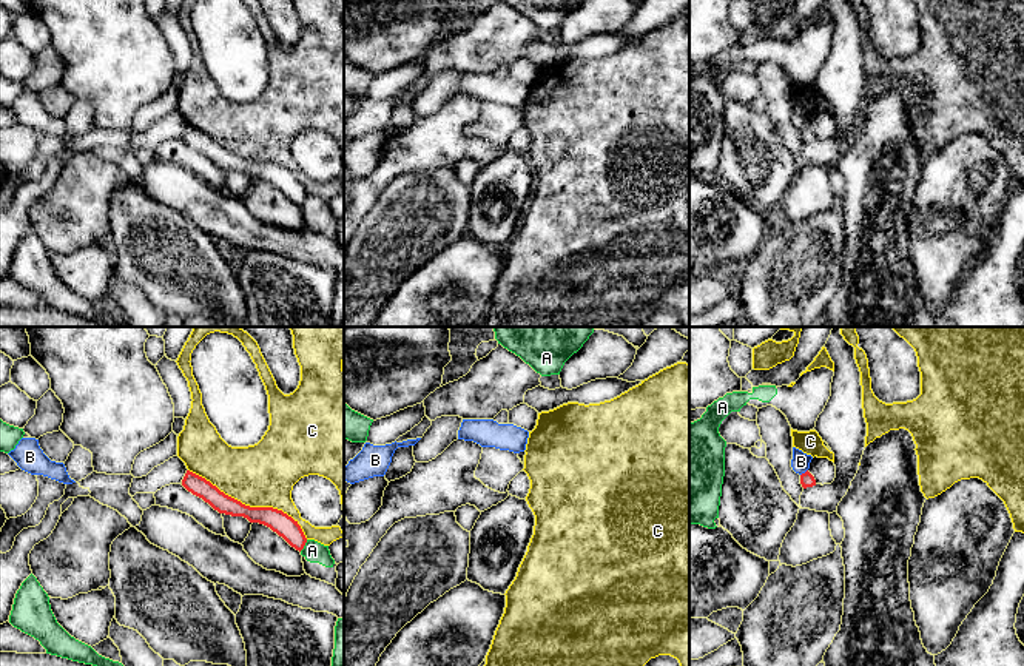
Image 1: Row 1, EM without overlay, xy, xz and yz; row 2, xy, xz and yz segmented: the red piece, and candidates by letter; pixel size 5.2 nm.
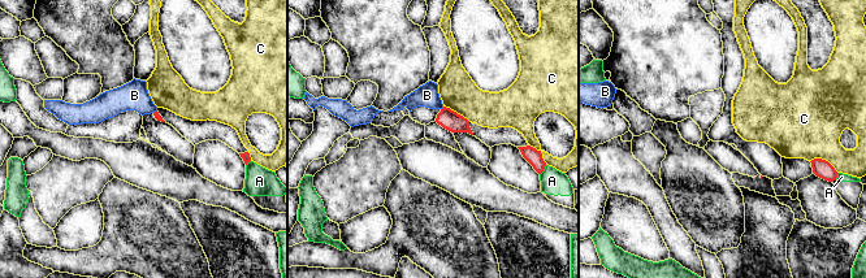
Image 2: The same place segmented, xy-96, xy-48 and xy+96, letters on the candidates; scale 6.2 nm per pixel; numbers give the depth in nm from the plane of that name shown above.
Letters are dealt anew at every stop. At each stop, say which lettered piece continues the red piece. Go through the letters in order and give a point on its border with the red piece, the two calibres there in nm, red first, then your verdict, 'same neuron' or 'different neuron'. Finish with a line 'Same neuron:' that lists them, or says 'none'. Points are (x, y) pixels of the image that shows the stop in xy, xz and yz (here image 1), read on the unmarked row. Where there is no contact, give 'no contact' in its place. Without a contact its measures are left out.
A: xy (304, 199) | 110/110 nm | different neuron
B: yz (805, 127) | 80/100 nm | different neuron
C: xy (249, 161) | 110/340 nm | different neuron
Same neuron: none

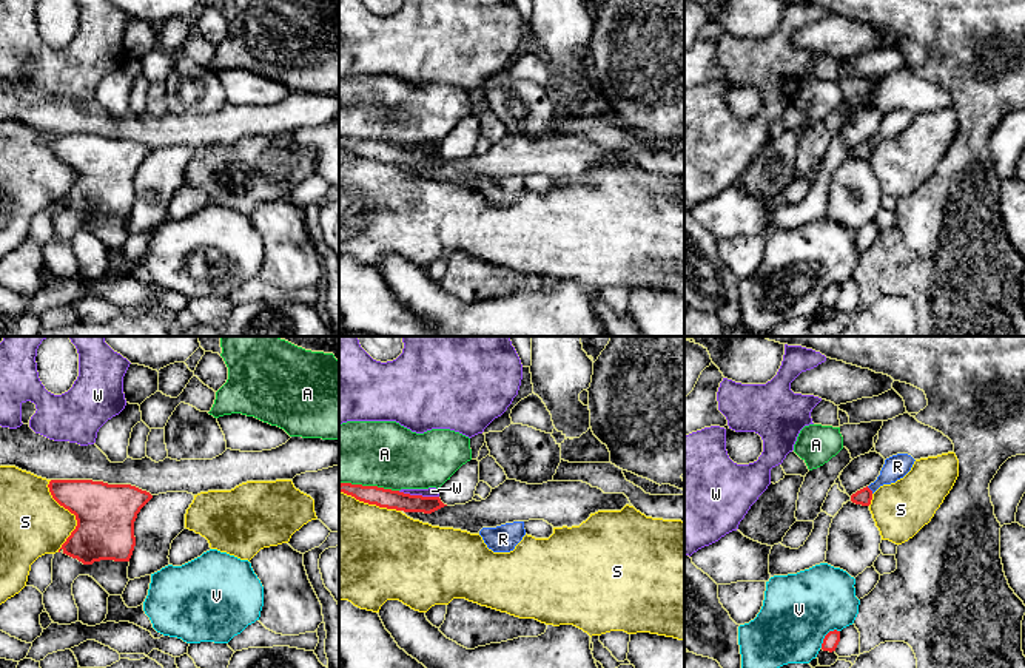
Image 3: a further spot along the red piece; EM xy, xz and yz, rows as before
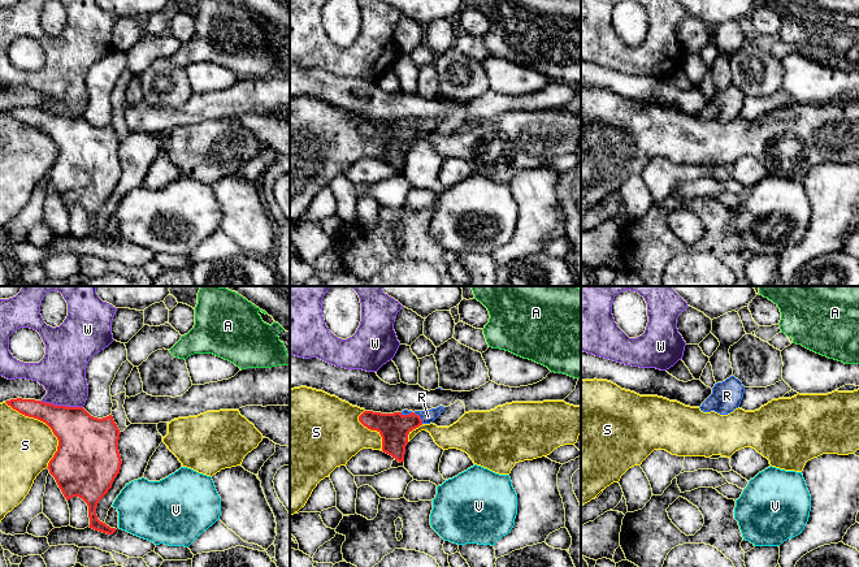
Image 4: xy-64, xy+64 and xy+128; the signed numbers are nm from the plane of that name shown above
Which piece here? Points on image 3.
A: xz (369, 141) | 100/340 nm | different neuron
R: yz (870, 144) | 90/120 nm | same neuron
S: xy (73, 167) | 320/340 nm | different neuron
V: yz (826, 289) | 80/380 nm | different neuron
W: xz (418, 150) | 100/50 nm | different neuron
Same neuron: R

